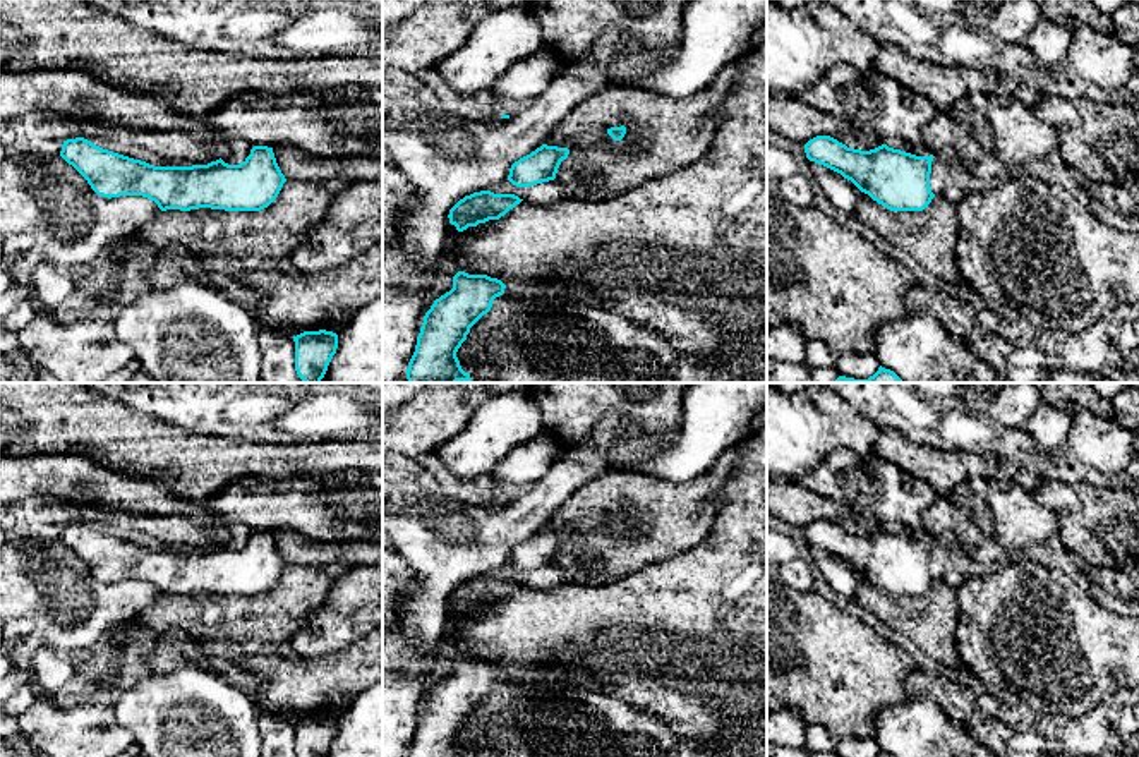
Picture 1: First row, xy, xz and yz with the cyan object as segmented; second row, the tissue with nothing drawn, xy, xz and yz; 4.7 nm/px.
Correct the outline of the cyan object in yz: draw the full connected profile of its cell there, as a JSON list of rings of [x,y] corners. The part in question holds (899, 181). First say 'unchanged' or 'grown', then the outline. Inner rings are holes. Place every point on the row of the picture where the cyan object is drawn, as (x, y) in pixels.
unchanged; [[[830,136],[810,139],[805,153],[810,161],[841,173],[890,211],[923,211],[935,197],[930,189],[933,154],[916,156],[887,144],[861,151]]]

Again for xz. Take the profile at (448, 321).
unchanged; [[[458,271],[453,288],[434,300],[424,316],[415,352],[408,362],[408,383],[472,381],[456,357],[470,328],[491,311],[506,285],[487,275]]]

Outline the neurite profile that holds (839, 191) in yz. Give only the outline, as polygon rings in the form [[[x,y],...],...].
[[[810,161],[810,172],[811,180],[839,211],[847,215],[856,213],[858,199],[863,192],[851,180],[815,161]]]

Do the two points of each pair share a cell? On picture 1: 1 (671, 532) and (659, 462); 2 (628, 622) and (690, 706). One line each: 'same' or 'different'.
1: different
2: same

